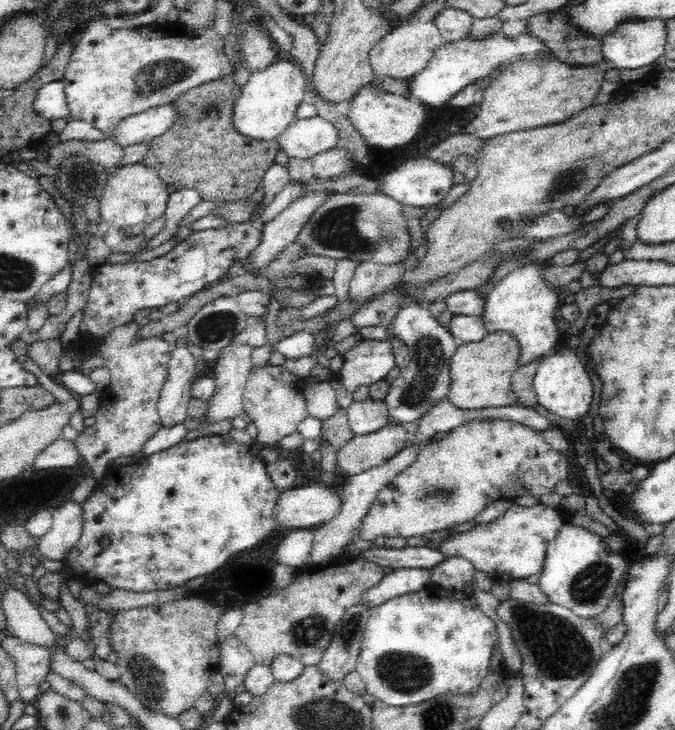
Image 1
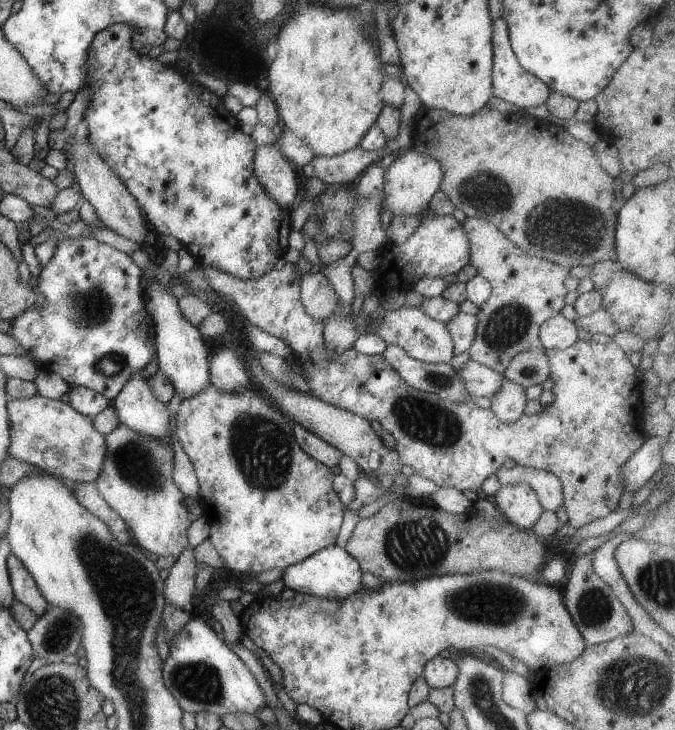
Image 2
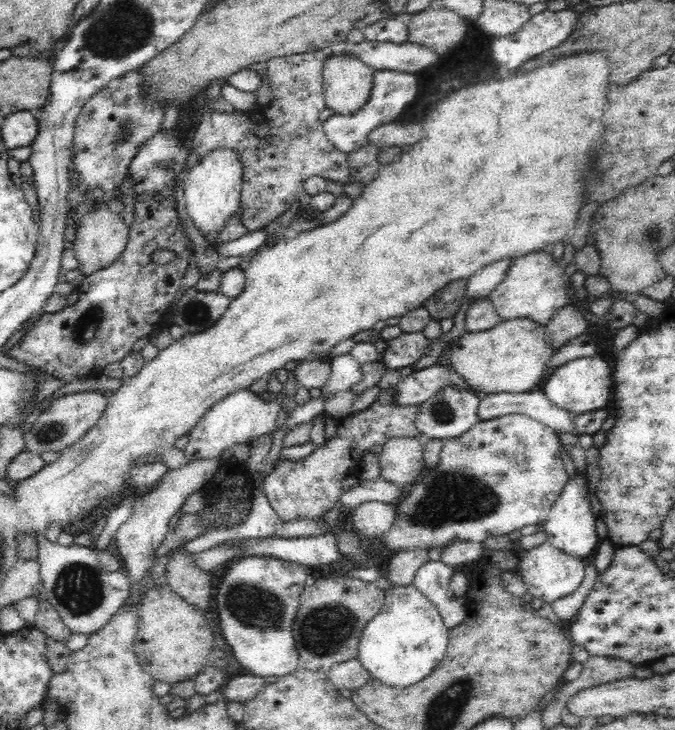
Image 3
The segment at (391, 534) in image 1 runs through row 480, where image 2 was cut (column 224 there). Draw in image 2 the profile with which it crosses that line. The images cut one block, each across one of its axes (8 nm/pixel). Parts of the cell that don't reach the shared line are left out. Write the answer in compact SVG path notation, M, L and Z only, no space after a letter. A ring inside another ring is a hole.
M210 383L208 388L204 388L204 392L198 392L198 396L183 400L178 408L176 436L184 452L190 458L200 484L200 494L197 500L202 505L203 516L206 517L210 526L208 540L214 544L216 552L222 556L226 569L232 570L239 577L260 574L274 568L285 570L288 566L298 564L324 548L336 545L336 538L338 538L338 532L343 524L345 506L338 498L338 494L334 492L332 484L334 475L328 466L316 461L298 446L298 442L294 438L293 426L293 422L290 422L284 414L280 414L280 410L270 400L264 398L258 390L254 389L253 385L250 390L246 390L242 394L232 394L232 392L220 392L216 386L212 386Z

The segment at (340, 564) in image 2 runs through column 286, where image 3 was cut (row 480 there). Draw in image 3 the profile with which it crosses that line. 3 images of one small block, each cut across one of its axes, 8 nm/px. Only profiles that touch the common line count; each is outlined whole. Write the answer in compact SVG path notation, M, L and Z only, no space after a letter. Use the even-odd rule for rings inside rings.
M576 473L576 476L569 478L568 484L564 486L560 498L554 503L548 519L545 520L544 526L542 526L548 542L563 550L566 554L574 555L584 561L593 560L595 552L602 541L596 533L597 518L592 513L589 493L587 476Z

